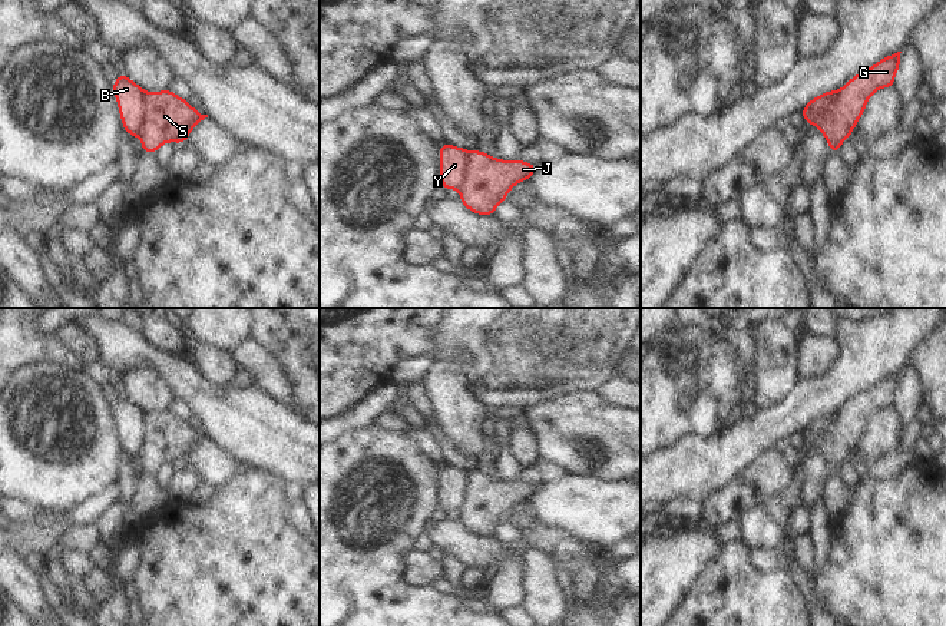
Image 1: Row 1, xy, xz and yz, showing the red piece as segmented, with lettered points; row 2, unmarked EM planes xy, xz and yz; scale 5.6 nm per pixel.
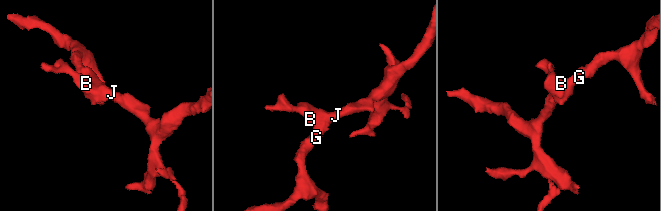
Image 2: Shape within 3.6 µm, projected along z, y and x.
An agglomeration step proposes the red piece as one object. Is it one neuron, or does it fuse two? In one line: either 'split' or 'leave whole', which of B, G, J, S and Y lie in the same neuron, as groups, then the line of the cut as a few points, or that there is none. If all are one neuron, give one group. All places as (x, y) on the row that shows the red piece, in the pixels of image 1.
split; groups B Y / G J S; cut yz (837, 92), (836, 111), (826, 121), (811, 123)

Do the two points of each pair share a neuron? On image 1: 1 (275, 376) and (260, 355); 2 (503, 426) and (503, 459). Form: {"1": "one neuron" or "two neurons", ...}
{"1": "one neuron", "2": "one neuron"}

